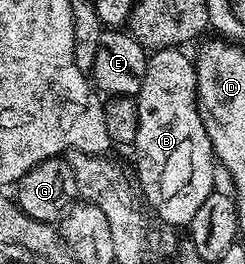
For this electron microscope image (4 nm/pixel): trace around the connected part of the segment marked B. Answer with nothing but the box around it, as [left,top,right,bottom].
[134,48,218,228]

